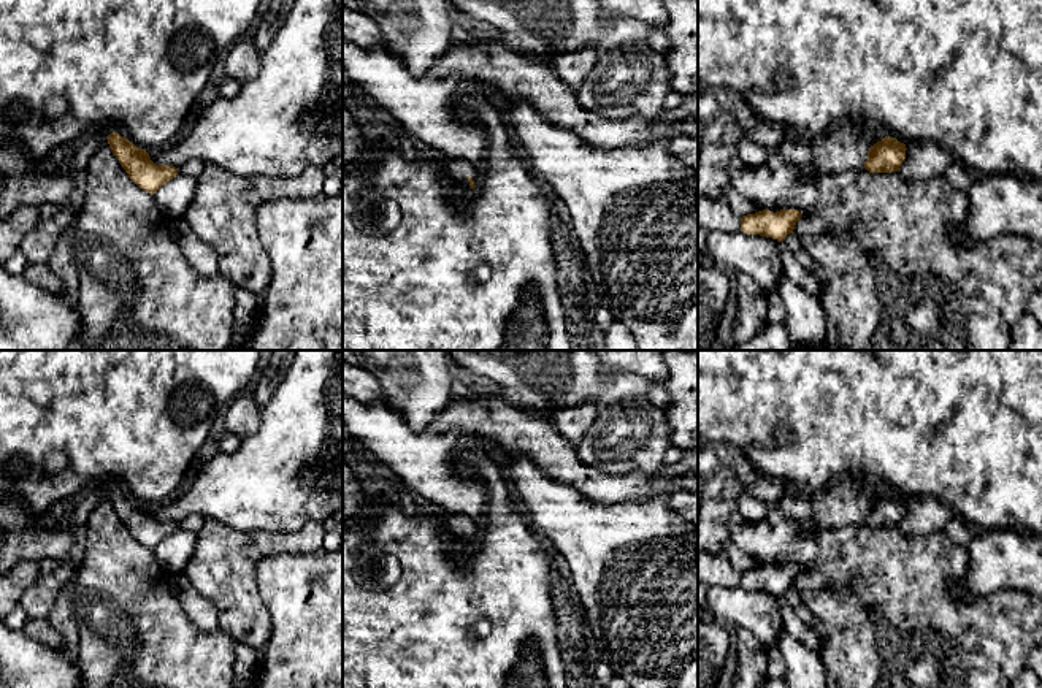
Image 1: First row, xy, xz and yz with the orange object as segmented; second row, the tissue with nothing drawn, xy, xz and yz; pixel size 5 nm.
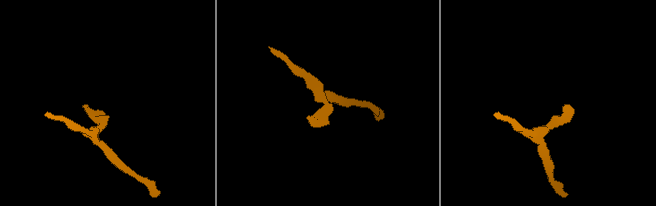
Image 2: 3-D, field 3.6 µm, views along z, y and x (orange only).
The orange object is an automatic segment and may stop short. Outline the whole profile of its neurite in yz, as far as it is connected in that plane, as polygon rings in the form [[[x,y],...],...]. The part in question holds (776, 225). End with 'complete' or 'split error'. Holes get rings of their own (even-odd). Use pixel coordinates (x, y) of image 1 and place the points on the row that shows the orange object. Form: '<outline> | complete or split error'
[[[763,209],[742,216],[741,231],[783,241],[787,235],[793,233],[799,219],[801,212],[798,209],[780,209],[777,212]]] | complete

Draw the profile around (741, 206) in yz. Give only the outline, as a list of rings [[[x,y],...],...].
[[[726,185],[723,189],[723,198],[728,201],[731,211],[736,216],[747,216],[763,211],[764,208],[755,201],[744,198],[736,189]]]

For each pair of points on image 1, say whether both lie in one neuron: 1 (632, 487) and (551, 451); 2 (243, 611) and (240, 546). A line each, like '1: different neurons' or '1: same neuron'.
1: same neuron
2: same neuron

